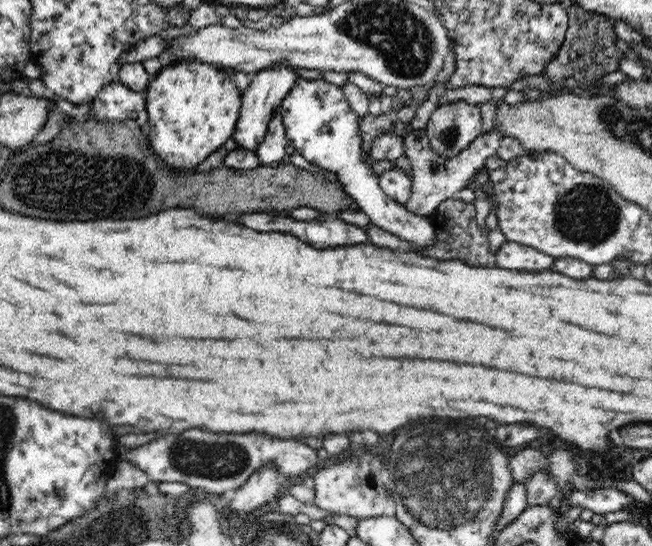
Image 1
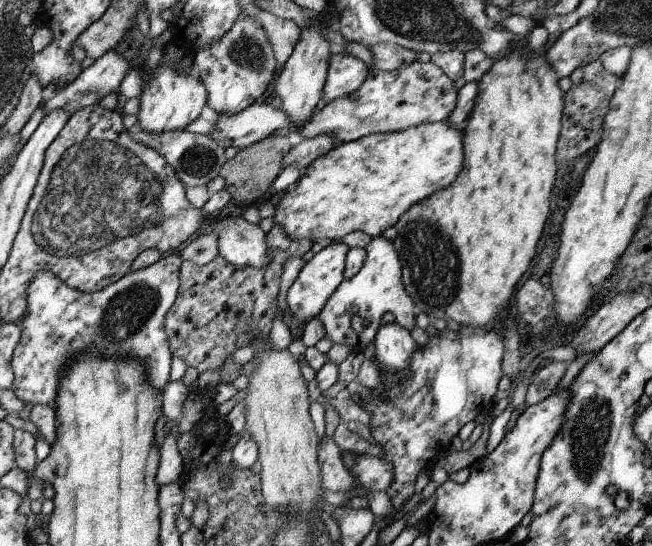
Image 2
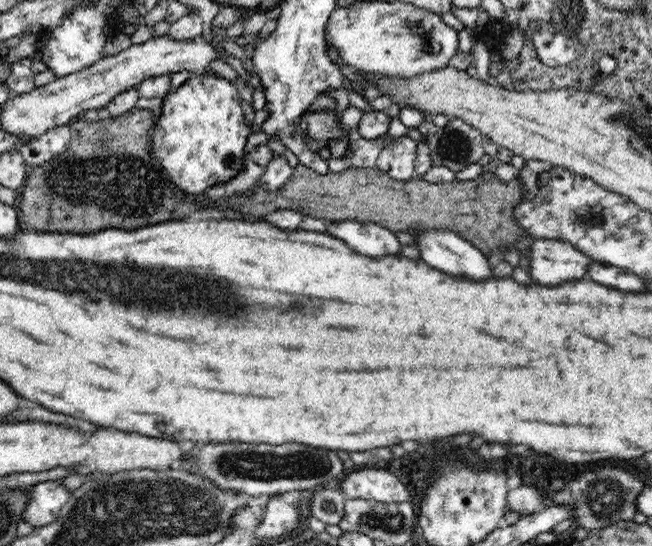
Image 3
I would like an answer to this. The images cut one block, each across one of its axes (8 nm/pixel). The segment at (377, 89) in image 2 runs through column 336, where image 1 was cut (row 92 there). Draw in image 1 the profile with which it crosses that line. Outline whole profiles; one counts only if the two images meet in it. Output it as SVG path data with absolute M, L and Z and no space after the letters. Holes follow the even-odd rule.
M118 80L105 84L90 102L92 116L98 123L138 119L138 112L145 110L145 95L136 92Z

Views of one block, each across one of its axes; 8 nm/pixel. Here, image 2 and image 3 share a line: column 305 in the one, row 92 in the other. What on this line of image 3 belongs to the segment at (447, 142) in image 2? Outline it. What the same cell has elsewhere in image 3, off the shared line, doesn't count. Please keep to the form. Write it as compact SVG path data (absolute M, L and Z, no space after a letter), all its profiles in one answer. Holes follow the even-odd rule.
M197 73L162 99L162 113L150 144L154 156L182 192L200 196L207 189L228 183L243 172L248 138L254 130L249 124L250 118L242 111L240 93L233 81L212 73Z

